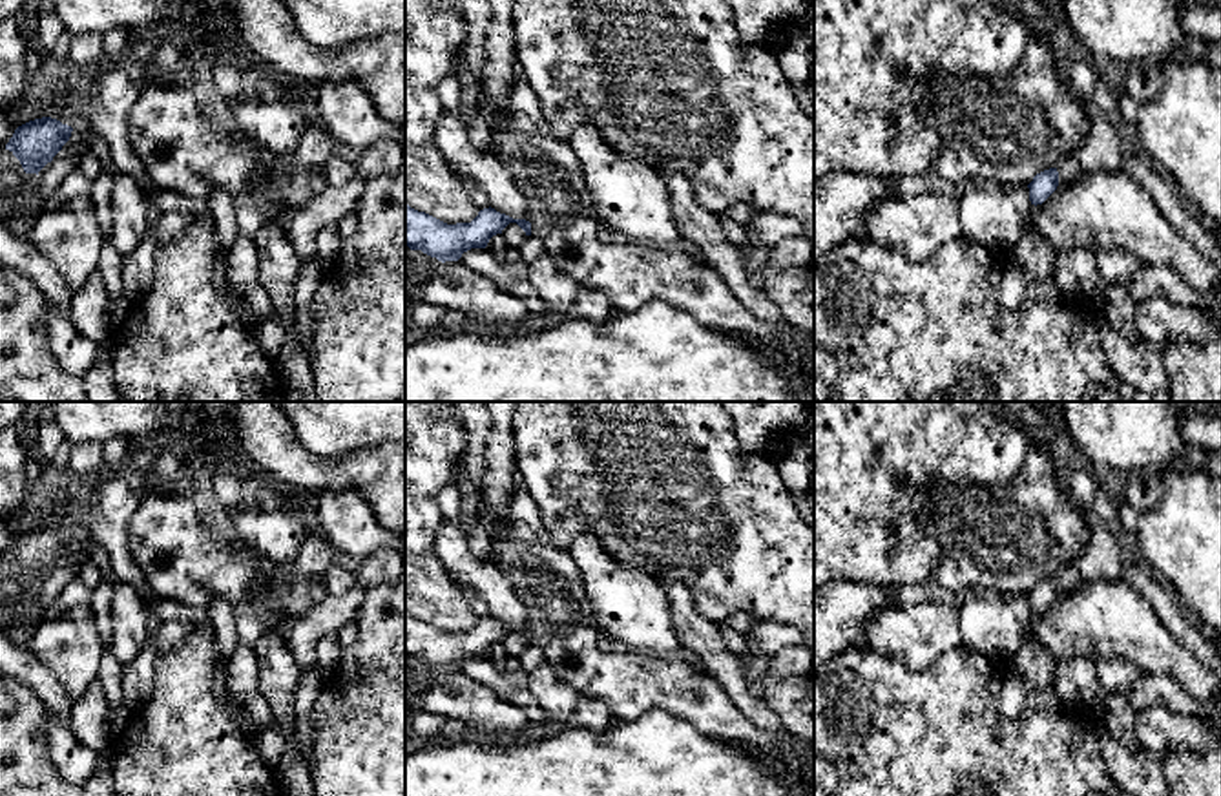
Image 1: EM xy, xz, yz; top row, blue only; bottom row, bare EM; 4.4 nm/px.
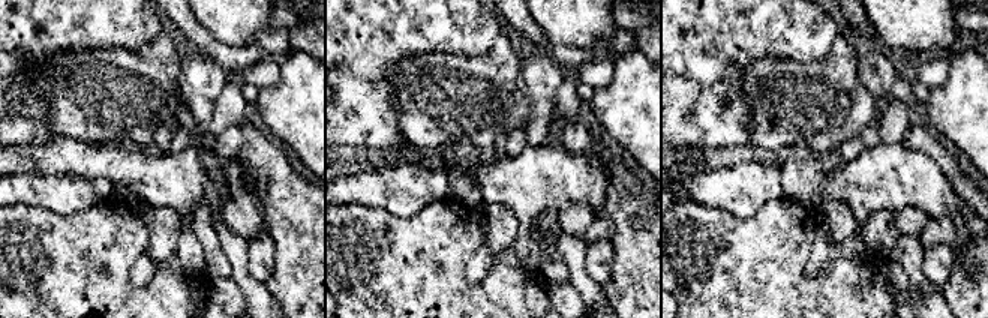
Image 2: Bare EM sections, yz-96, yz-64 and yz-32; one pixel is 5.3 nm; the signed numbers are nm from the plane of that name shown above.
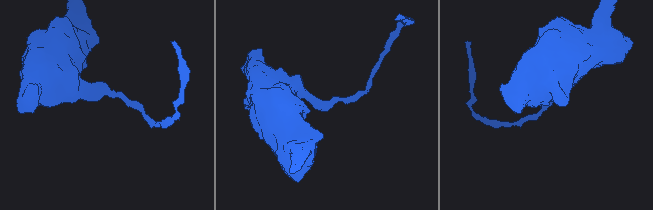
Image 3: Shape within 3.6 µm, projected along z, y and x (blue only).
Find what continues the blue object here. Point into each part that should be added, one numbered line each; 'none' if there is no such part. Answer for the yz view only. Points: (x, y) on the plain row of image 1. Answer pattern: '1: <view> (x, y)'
none

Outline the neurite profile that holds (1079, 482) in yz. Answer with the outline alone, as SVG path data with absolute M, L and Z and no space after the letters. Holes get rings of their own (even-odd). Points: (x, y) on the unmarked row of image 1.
M1071 460L1062 466L1060 487L1066 502L1086 518L1091 515L1093 498L1104 484L1104 477L1086 462Z

